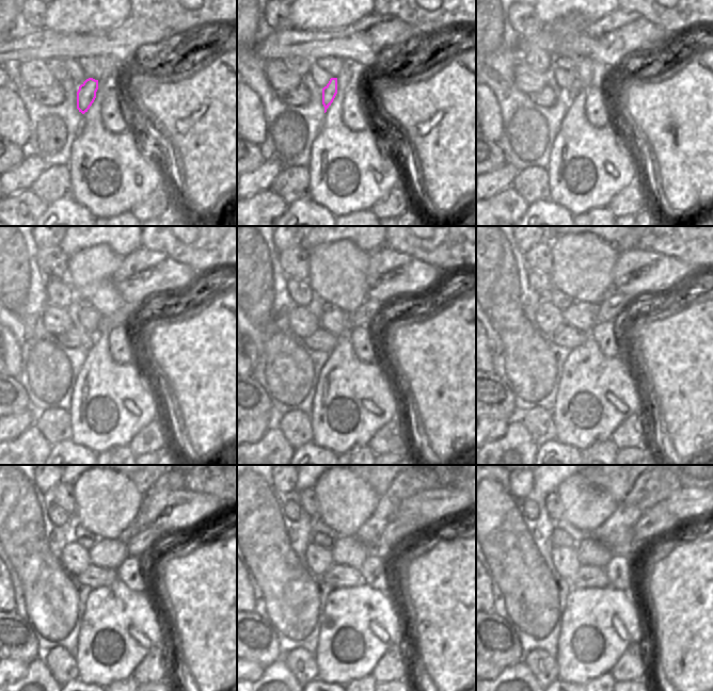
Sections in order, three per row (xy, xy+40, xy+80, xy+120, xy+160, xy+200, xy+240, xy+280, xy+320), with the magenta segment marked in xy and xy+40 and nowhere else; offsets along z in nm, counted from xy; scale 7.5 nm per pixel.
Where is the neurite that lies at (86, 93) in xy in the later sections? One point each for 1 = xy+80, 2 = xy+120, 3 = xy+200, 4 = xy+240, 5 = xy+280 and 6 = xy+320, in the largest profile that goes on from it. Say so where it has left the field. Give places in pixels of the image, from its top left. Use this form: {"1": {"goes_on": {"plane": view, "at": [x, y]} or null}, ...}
{"1": {"goes_on": {"plane": "xy+80", "at": [574, 89]}}, "2": {"goes_on": {"plane": "xy+120", "at": [125, 316]}}, "3": {"goes_on": {"plane": "xy+200", "at": [614, 304]}}, "4": {"goes_on": {"plane": "xy+240", "at": [143, 543]}}, "5": {"goes_on": {"plane": "xy+280", "at": [401, 532]}}, "6": {"goes_on": {"plane": "xy+320", "at": [656, 521]}}}

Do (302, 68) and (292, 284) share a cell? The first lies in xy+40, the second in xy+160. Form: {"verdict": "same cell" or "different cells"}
{"verdict": "same cell"}

